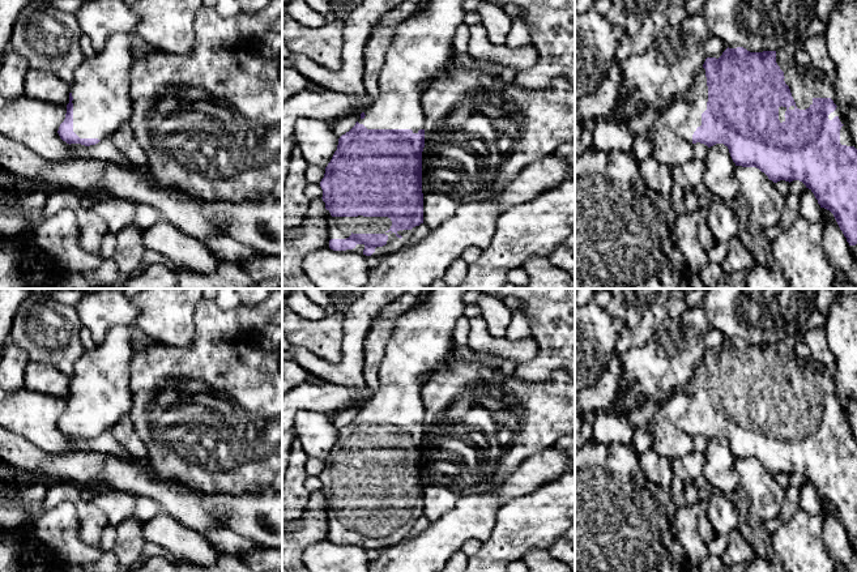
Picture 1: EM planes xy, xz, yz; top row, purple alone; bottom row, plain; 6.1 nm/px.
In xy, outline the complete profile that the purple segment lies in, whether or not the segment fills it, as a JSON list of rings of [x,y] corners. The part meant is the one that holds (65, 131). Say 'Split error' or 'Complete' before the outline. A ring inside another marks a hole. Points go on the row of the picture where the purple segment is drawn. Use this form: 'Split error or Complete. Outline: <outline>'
Split error. Outline: [[[116,33],[105,48],[74,71],[59,136],[67,144],[95,145],[131,119],[131,68],[136,59],[128,34]]]

